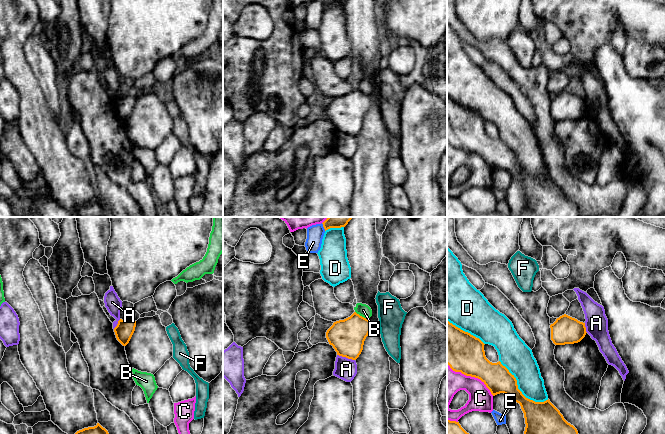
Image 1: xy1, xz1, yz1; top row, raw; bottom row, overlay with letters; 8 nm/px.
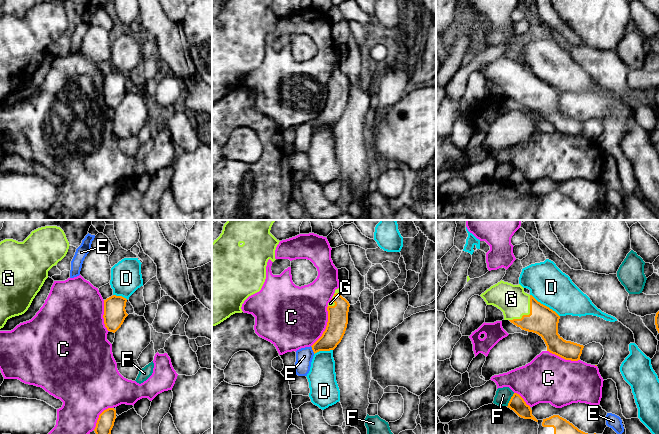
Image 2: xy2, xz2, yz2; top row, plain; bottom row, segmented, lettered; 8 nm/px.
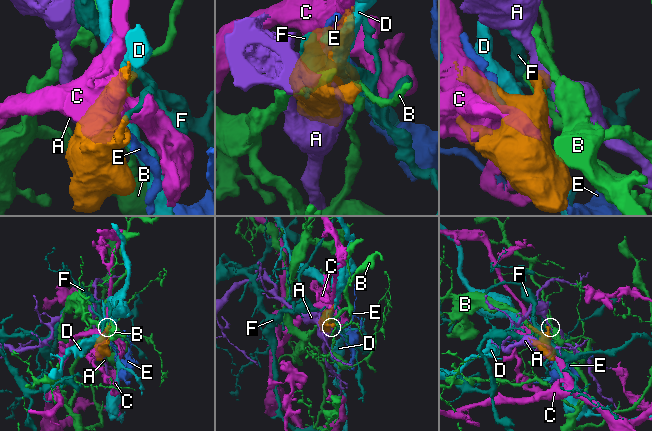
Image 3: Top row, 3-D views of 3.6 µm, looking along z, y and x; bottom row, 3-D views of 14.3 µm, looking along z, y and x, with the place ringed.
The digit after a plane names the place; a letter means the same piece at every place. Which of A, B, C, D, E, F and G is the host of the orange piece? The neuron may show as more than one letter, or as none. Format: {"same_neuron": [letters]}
{"same_neuron": ["G"]}

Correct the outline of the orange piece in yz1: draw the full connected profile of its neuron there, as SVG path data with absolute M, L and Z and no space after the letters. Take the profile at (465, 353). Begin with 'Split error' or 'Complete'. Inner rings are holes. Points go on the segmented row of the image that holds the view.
Complete. M447 321L447 364L455 372L480 379L493 396L504 393L511 401L519 403L526 424L524 434L578 434L577 429L564 419L549 399L544 402L535 402L526 398L518 389L514 375L500 361L492 363L486 358L484 345L479 338Z

